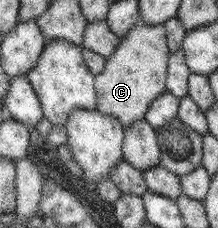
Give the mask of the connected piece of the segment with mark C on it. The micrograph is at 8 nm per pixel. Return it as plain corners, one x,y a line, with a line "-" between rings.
137,23
133,29
120,41
116,53
111,56
105,66
104,72
96,79
97,110
103,115
111,115
119,119
127,129
137,121
145,121
147,111
154,99
157,99
161,92
167,90
166,81
168,78
168,65
171,61
172,51
168,45
167,27
165,24
149,26
145,23

